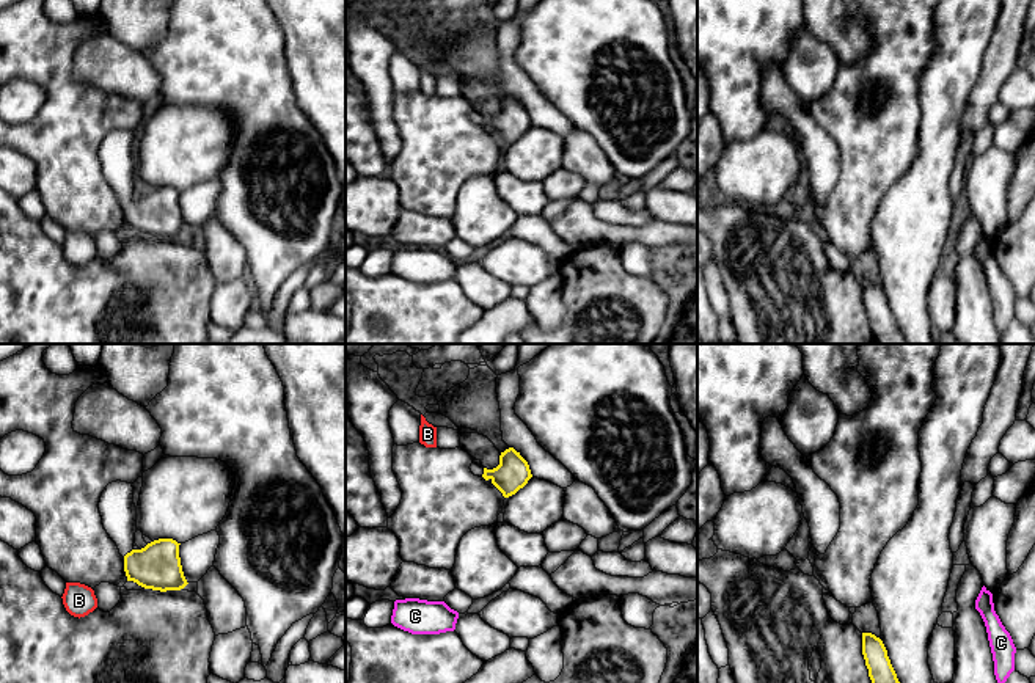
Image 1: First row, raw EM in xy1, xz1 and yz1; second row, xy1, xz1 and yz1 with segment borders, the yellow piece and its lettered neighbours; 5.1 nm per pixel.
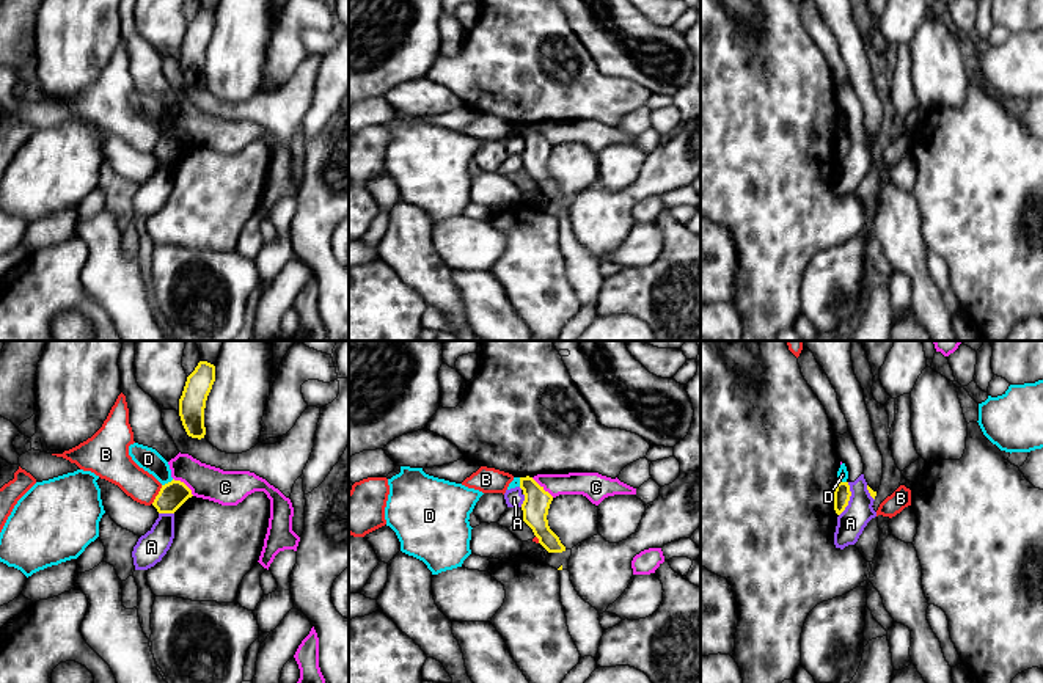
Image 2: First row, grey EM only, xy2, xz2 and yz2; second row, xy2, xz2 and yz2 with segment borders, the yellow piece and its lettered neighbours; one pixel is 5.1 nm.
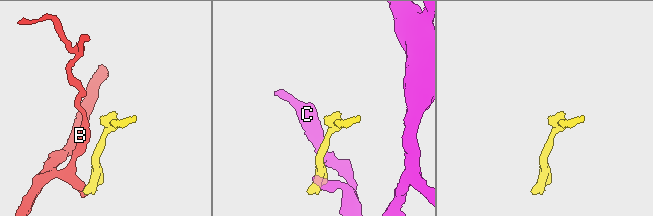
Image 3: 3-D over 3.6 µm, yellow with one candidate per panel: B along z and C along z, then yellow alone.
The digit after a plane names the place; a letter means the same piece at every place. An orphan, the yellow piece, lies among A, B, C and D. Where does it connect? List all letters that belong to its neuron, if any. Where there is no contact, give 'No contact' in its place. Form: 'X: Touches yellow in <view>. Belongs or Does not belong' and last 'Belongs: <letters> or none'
A: Touches yellow in yz2. Does not belong
B: Touches yellow in xy2. Does not belong
C: Touches yellow in xy2. Does not belong
D: Touches yellow in xy2. Does not belong
Belongs: none

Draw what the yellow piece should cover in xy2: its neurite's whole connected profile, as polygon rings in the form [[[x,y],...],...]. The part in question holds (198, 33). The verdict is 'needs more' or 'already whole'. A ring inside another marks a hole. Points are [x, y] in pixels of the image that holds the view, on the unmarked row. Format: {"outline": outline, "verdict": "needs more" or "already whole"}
{"outline": [[[199,9],[195,19],[187,25],[182,44],[179,47],[179,64],[188,85],[204,86],[204,57],[207,44],[215,30],[215,14]]], "verdict": "already whole"}

